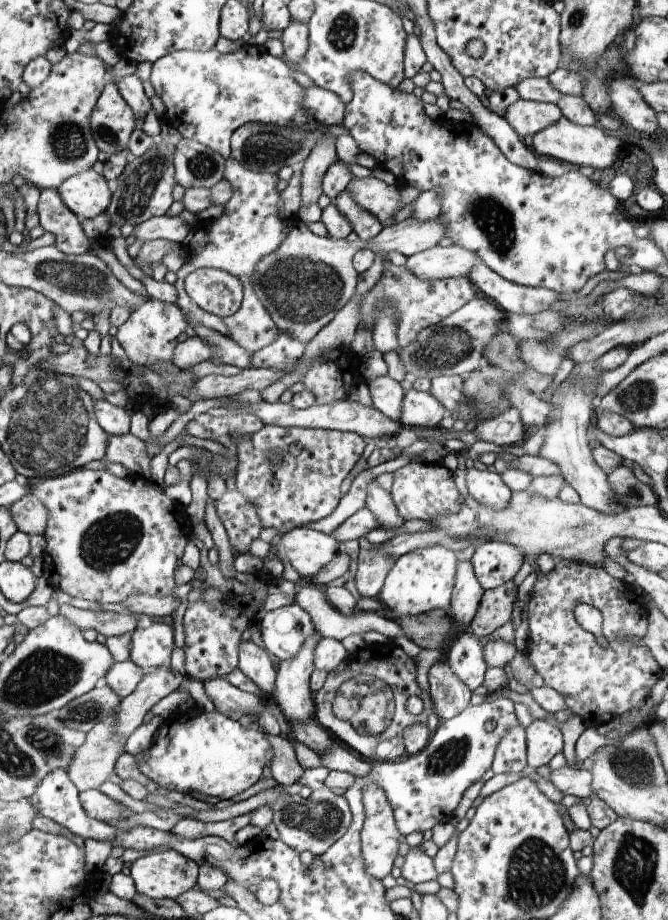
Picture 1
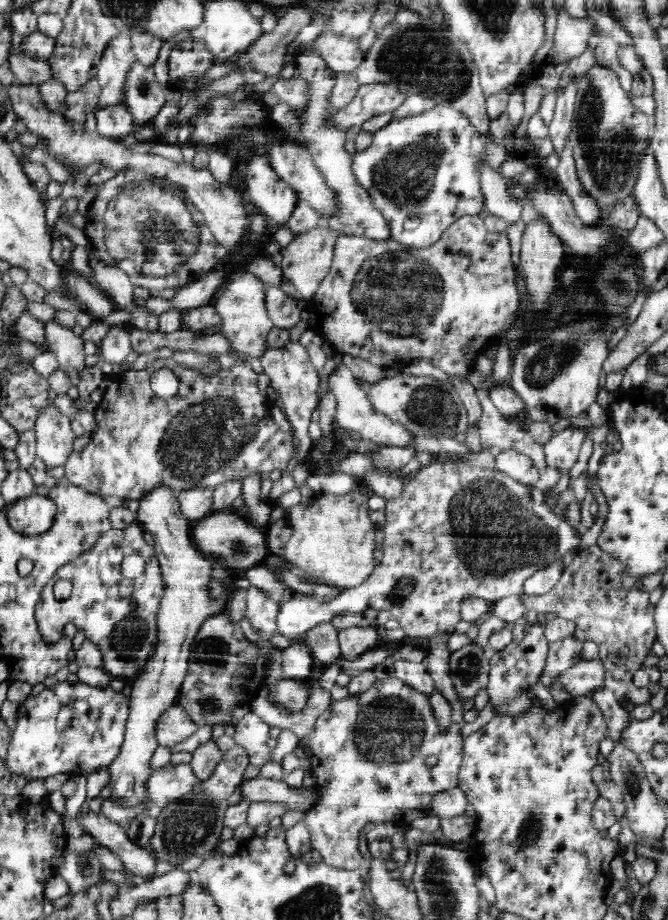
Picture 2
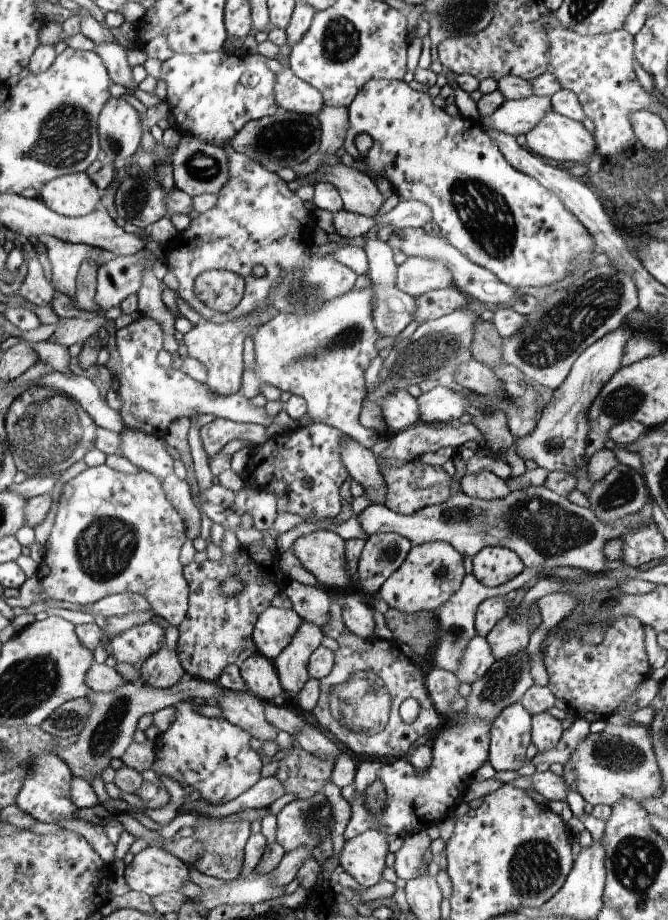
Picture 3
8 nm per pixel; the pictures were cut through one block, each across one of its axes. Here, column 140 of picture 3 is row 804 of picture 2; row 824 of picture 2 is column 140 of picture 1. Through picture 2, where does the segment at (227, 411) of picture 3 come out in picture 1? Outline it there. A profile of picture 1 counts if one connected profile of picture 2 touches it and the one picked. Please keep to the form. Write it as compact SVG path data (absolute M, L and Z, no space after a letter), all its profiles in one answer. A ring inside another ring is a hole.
M150 298L135 308L117 328L116 338L124 348L126 356L134 364L145 366L153 372L157 370L177 374L180 373L180 370L174 368L168 358L172 356L172 350L178 346L176 338L186 330L186 326L188 326L188 322L182 308L176 303Z

